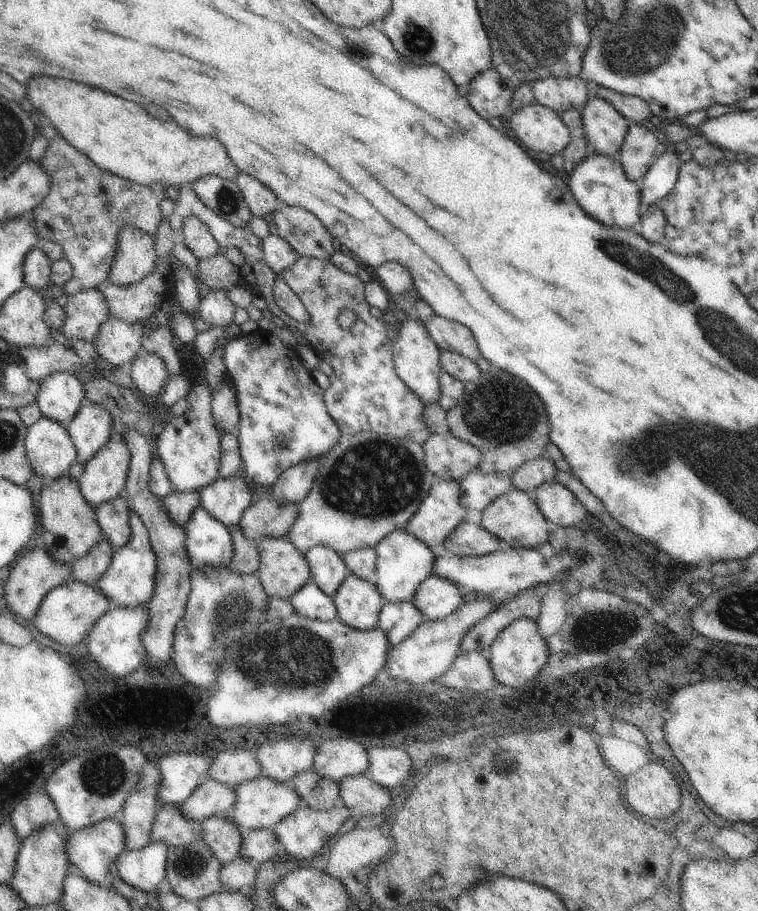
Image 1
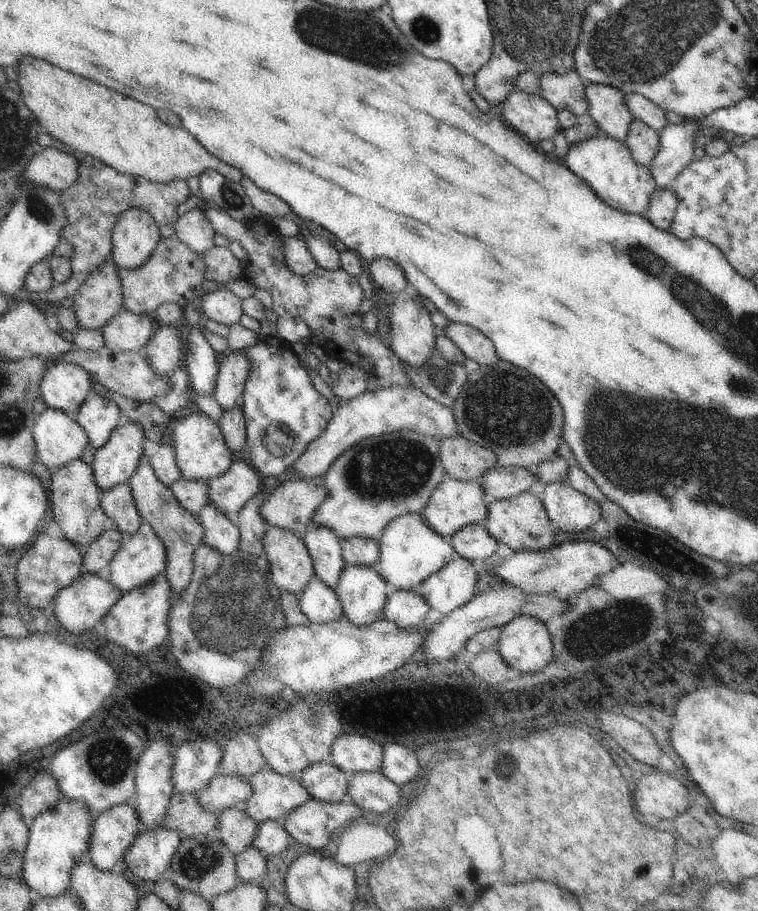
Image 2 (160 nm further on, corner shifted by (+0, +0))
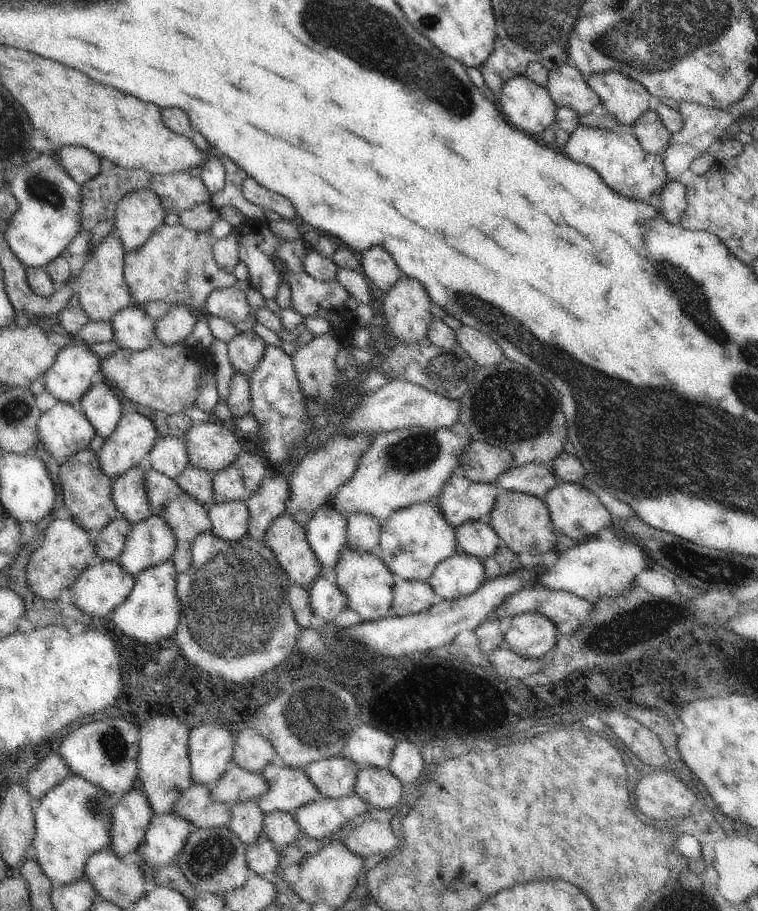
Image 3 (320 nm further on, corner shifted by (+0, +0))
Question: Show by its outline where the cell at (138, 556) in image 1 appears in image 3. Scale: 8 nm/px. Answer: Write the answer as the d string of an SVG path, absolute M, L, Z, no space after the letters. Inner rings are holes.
M151 514L146 520L133 525L128 535L124 550L118 558L120 566L134 578L144 569L172 559L177 547L177 538L173 528L163 516Z

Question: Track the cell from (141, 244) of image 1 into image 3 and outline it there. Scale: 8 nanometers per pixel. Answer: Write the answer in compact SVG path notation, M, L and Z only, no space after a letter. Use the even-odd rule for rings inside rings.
M151 188L128 193L117 204L114 232L120 237L125 252L139 249L148 237L164 223L167 212Z

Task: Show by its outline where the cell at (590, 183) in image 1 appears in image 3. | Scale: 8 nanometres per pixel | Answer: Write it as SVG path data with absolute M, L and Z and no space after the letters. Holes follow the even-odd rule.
M580 124L570 133L564 147L566 156L588 164L602 177L602 180L619 196L641 200L658 207L663 186L671 180L665 169L662 154L647 153L633 135L631 129L597 129Z

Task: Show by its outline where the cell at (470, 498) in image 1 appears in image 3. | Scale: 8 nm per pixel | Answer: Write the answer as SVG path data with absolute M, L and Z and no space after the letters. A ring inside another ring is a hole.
M528 463L510 467L496 482L500 491L522 491L544 500L556 485L562 482L548 465Z

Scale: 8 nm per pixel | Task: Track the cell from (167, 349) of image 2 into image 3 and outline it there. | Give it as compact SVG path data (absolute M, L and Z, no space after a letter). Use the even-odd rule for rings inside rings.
M172 305L164 318L155 324L155 336L164 344L171 345L186 340L198 320L184 305Z

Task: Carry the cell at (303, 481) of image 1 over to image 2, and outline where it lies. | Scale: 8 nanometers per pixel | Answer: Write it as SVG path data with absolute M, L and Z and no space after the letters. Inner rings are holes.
M390 385L373 391L364 391L357 397L344 401L336 409L324 434L321 434L308 445L304 454L300 456L292 468L298 472L297 477L324 476L330 465L357 442L396 431L416 431L439 440L445 440L454 437L458 428L453 409L432 400L414 385L411 387Z

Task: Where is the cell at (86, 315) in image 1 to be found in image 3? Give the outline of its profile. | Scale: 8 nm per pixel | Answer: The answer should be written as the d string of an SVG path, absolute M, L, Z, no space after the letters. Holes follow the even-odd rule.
M114 231L108 233L94 248L90 247L86 262L77 276L80 306L90 321L110 321L117 312L134 304L130 287L123 275L125 253L120 237Z

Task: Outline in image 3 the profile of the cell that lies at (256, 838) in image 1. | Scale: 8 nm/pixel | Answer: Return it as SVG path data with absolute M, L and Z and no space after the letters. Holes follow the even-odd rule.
M274 811L265 815L261 834L267 836L273 845L281 850L298 840L303 833L297 823L295 812Z

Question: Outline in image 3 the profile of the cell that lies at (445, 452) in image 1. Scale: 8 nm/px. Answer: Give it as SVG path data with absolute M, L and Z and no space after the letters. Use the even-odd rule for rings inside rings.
M472 441L460 457L460 466L454 474L462 474L476 482L496 483L498 477L512 466L512 451L482 441Z

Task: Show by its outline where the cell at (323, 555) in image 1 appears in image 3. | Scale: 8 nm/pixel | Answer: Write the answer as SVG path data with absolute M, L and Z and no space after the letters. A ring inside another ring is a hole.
M324 503L311 519L307 522L306 538L308 544L312 547L314 554L321 562L321 566L326 568L335 568L337 560L340 556L340 551L347 544L347 517L340 509L337 509L332 503Z

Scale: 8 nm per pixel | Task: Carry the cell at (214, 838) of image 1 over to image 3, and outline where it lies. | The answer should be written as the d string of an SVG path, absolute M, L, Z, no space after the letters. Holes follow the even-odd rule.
M250 799L231 806L230 830L236 834L246 847L253 845L262 835L265 815L257 799Z

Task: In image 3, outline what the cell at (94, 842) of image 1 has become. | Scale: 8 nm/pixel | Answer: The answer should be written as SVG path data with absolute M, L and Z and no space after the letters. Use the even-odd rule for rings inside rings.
M143 788L128 791L112 811L110 849L120 858L142 844L155 812Z

